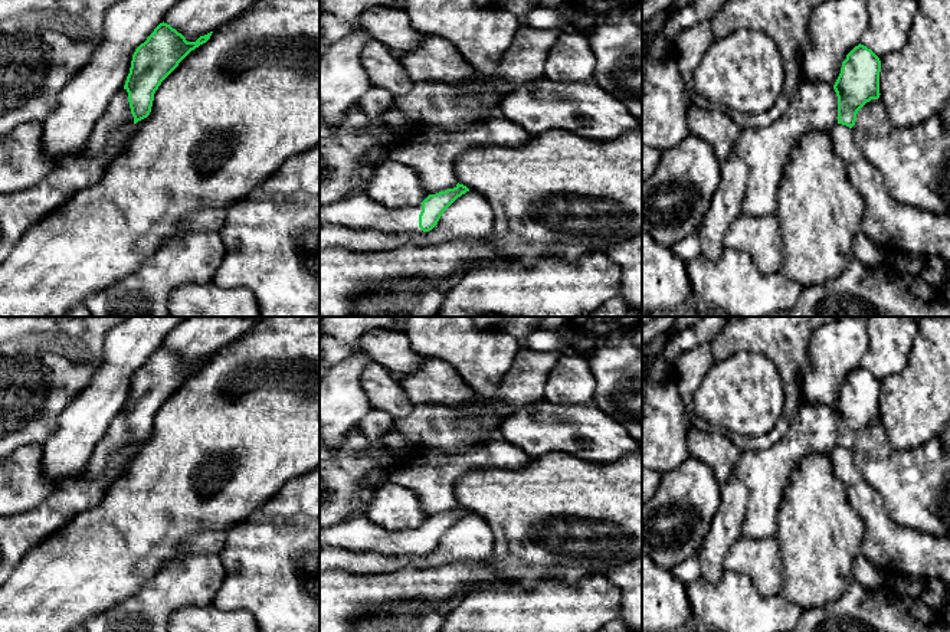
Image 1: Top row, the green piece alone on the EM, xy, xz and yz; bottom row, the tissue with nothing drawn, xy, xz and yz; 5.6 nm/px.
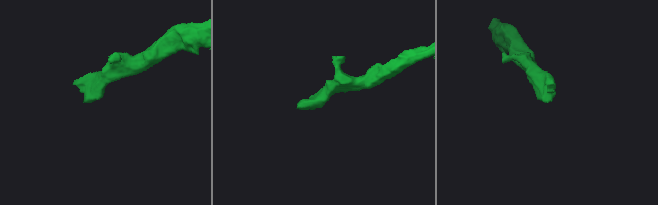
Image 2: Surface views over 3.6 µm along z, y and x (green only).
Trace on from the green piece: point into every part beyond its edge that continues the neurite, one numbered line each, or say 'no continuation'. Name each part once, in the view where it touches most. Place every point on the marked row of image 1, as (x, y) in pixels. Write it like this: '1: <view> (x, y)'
1: xz (357, 210)

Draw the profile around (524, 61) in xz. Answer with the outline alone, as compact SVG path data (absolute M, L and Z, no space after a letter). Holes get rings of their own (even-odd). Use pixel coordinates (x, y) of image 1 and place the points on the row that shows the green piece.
M521 24L501 58L498 72L514 86L543 78L548 53L560 35L556 29Z

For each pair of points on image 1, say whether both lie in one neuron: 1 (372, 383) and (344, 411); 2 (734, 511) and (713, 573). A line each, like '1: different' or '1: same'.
1: different
2: same

